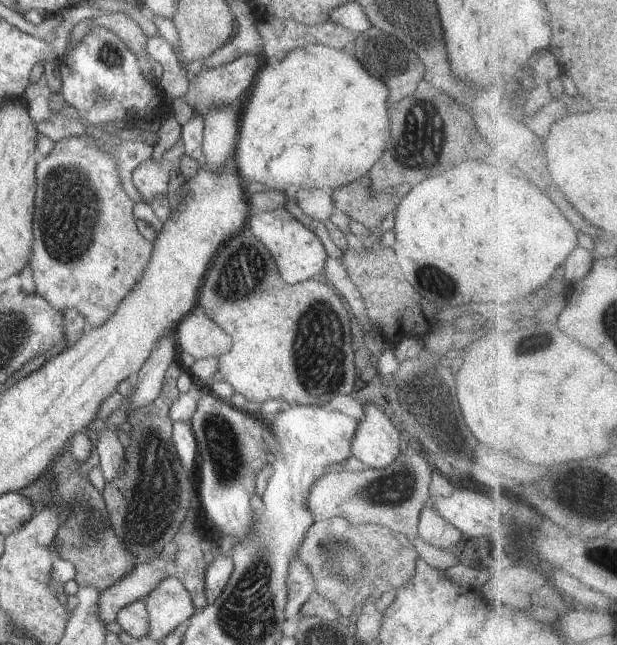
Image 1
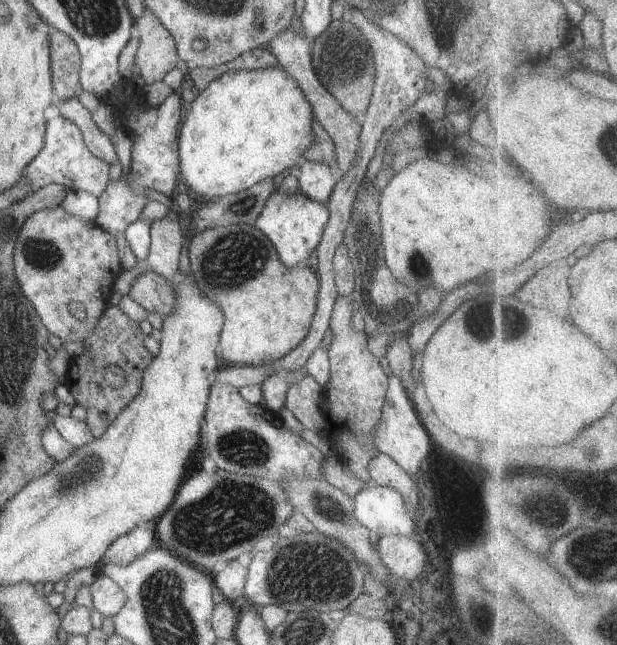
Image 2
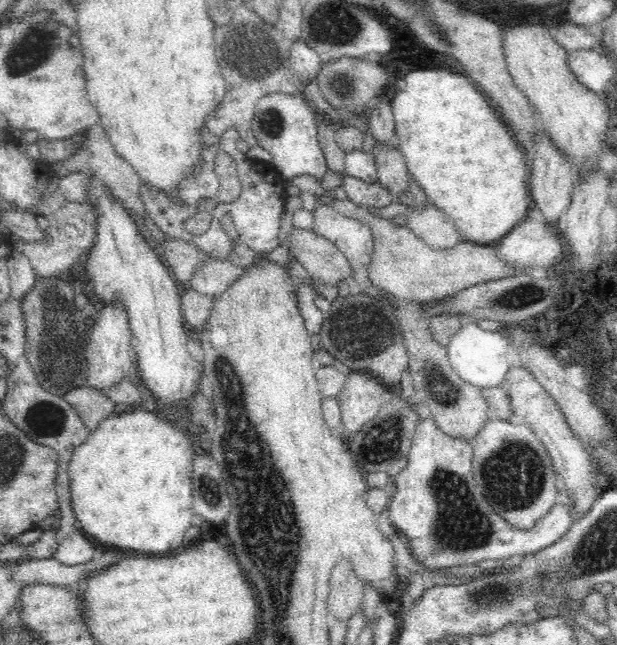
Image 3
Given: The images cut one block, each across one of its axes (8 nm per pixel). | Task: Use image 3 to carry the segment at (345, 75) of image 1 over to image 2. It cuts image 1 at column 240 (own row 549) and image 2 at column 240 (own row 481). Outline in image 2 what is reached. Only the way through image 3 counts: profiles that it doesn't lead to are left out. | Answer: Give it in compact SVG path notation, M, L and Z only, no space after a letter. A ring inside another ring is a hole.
M270 66L270 68L262 68L250 71L228 71L221 74L211 82L205 89L199 91L195 96L194 102L191 103L190 112L186 114L184 122L181 122L180 132L178 135L179 158L180 158L180 180L186 184L188 191L198 202L212 201L228 194L239 193L246 190L261 180L272 180L278 174L282 174L288 168L295 168L303 161L304 152L312 146L314 142L314 132L312 132L312 124L316 122L312 112L310 102L306 100L306 96L302 94L302 88L298 86L298 82L294 80L294 76L290 76L290 72L286 72L280 66Z

